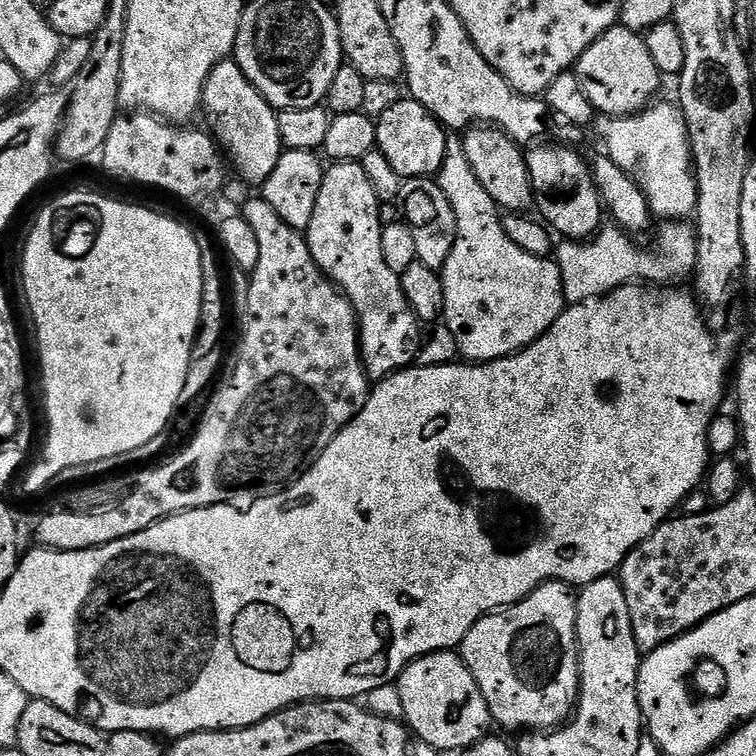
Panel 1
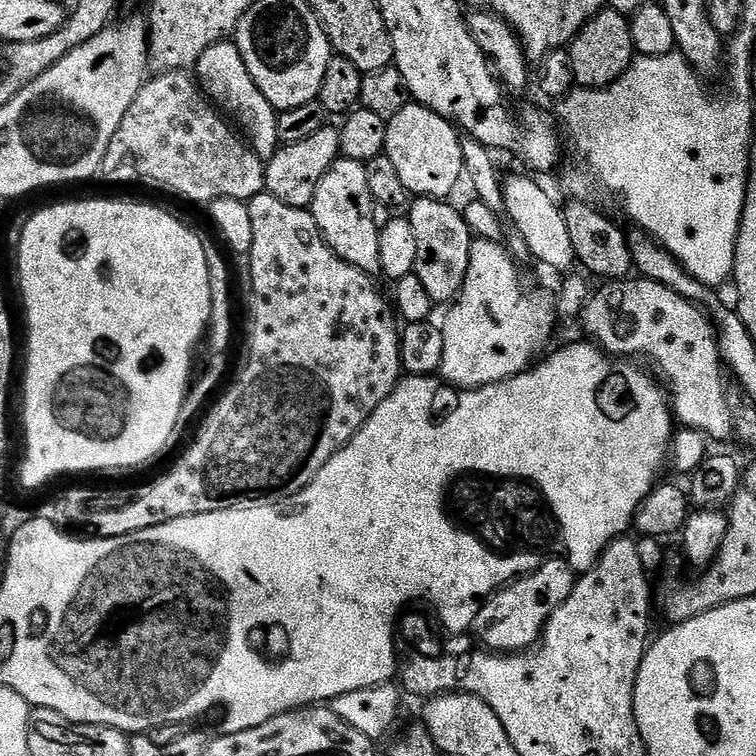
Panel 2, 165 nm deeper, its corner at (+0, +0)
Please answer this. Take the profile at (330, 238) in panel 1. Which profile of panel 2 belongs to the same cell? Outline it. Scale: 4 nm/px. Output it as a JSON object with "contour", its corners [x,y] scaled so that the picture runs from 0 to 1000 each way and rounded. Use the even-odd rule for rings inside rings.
{"contour":[[[446,209],[426,235],[426,241],[421,241],[421,251],[415,251],[410,279],[415,294],[421,294],[426,315],[437,325],[437,331],[447,336],[447,341],[463,347],[463,352],[474,352],[484,361],[503,360],[503,296],[500,290],[497,291],[500,275],[489,257],[489,245],[484,241],[484,217]]]}

